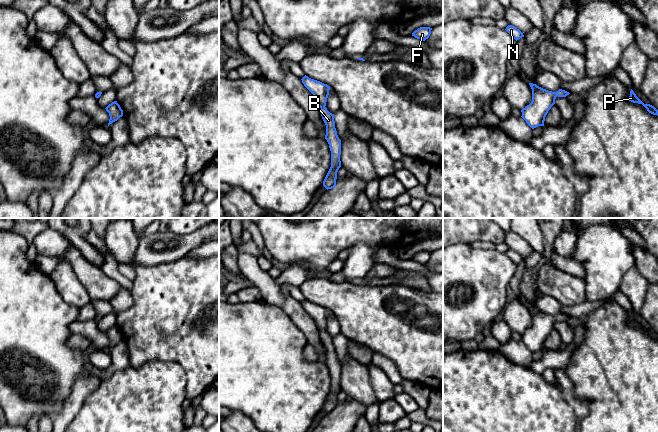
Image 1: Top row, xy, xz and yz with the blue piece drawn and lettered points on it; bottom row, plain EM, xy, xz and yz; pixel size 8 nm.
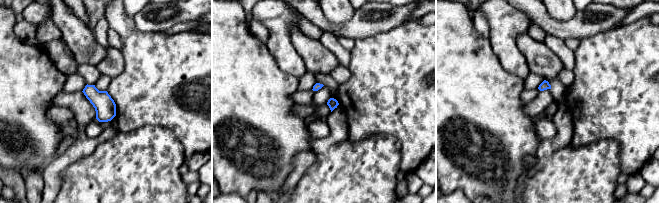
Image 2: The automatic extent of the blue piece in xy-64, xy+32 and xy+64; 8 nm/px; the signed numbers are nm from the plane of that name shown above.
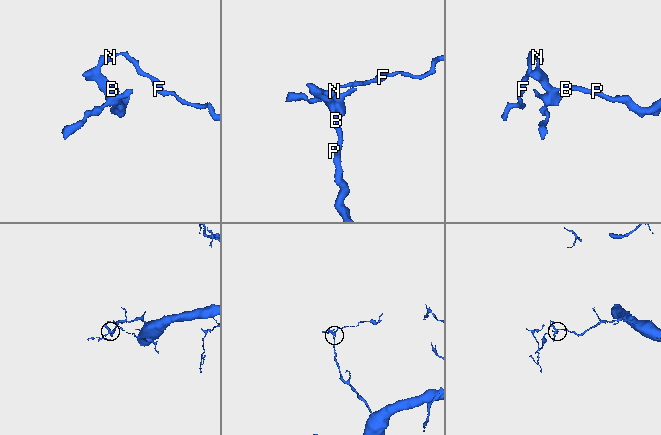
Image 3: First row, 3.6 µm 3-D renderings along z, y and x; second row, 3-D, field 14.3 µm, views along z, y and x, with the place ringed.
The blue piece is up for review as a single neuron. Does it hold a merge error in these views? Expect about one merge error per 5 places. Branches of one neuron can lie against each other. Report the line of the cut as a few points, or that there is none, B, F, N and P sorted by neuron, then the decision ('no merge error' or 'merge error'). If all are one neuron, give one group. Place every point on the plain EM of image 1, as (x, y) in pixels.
cut none; groups B F N P; no merge error

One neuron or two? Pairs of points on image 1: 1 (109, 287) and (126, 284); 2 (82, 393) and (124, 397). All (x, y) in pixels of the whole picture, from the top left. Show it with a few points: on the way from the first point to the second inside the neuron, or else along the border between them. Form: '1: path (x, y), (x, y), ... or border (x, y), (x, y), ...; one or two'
1: border (102, 270), (121, 287); two
2: border (101, 382), (85, 400), (77, 413); two

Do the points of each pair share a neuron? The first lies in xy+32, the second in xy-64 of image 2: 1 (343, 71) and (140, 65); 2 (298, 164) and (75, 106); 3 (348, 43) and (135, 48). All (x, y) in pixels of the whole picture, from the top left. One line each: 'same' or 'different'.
1: different
2: same
3: different

